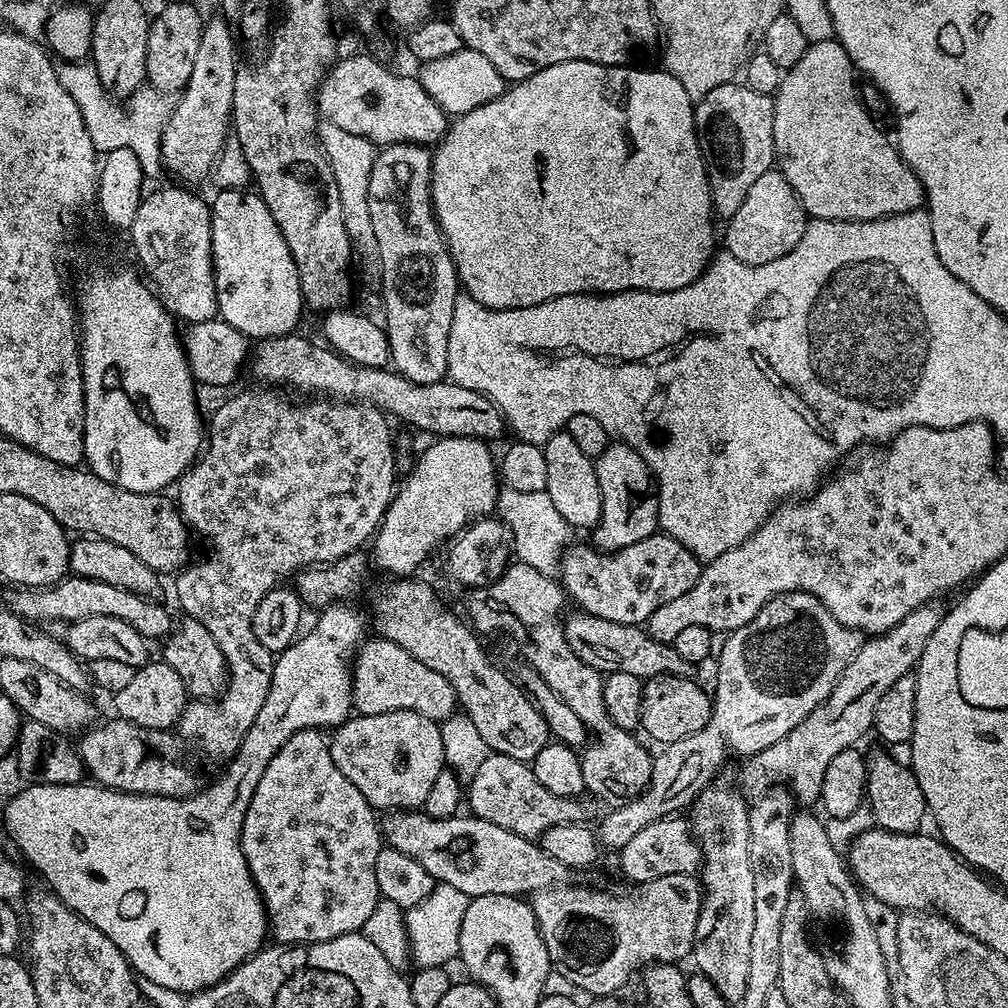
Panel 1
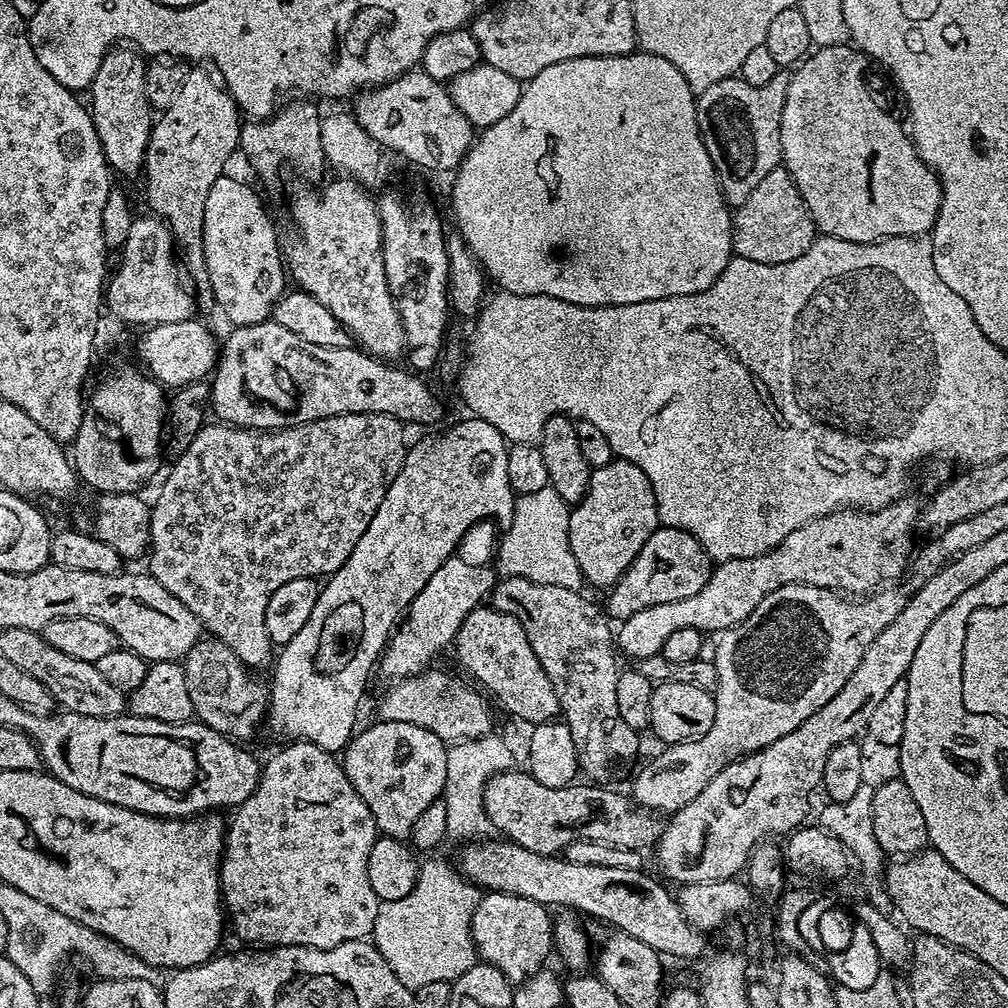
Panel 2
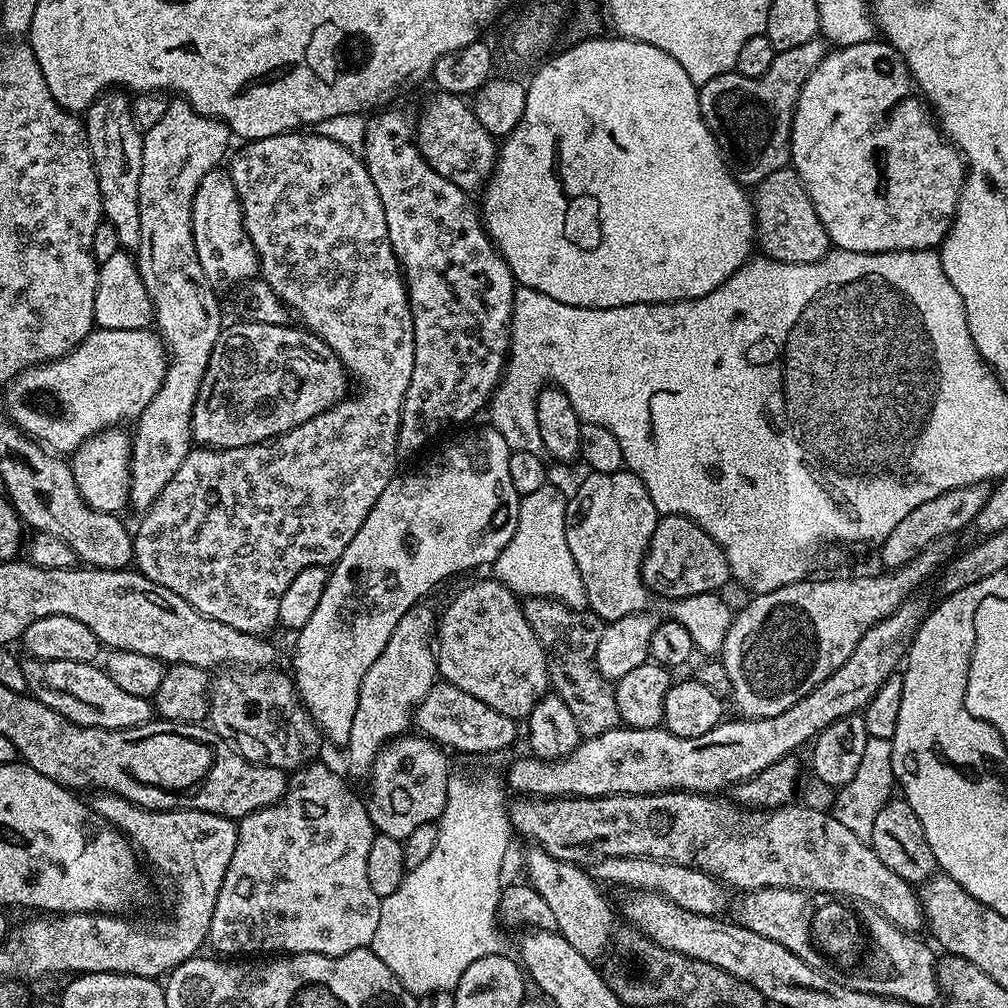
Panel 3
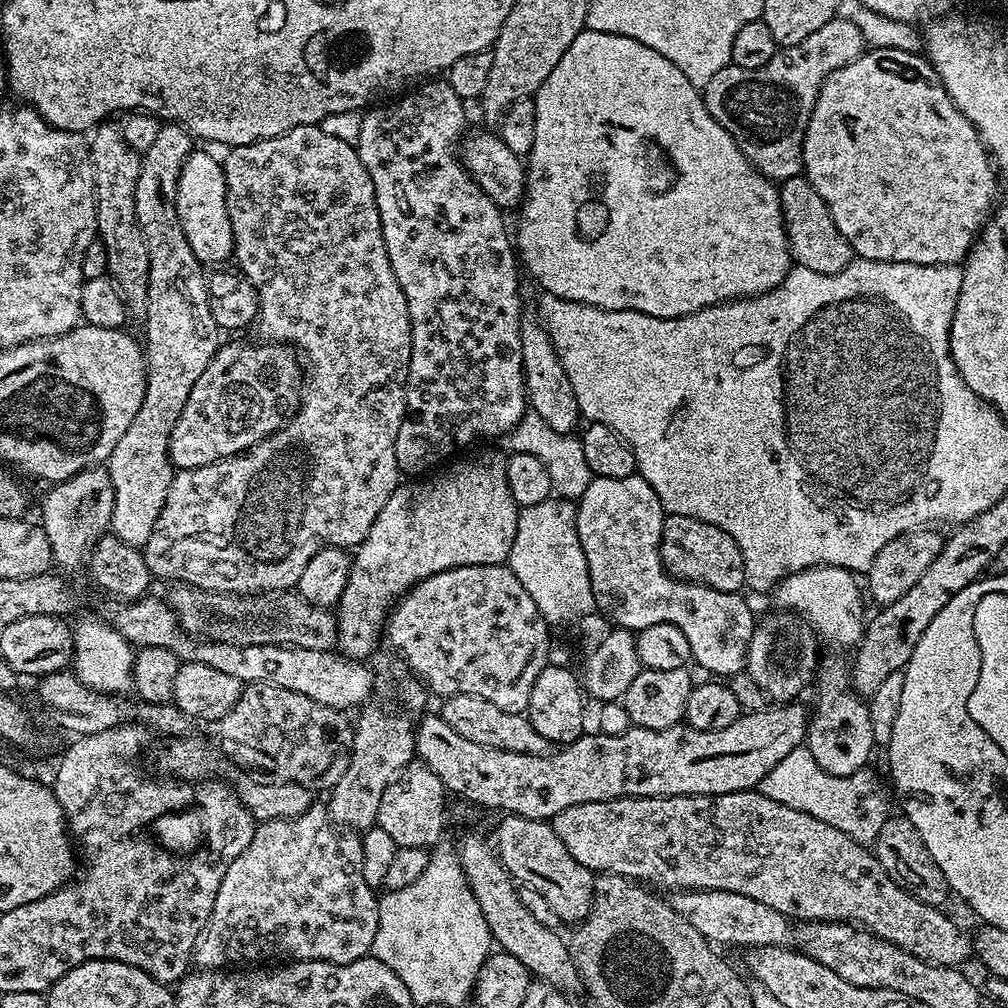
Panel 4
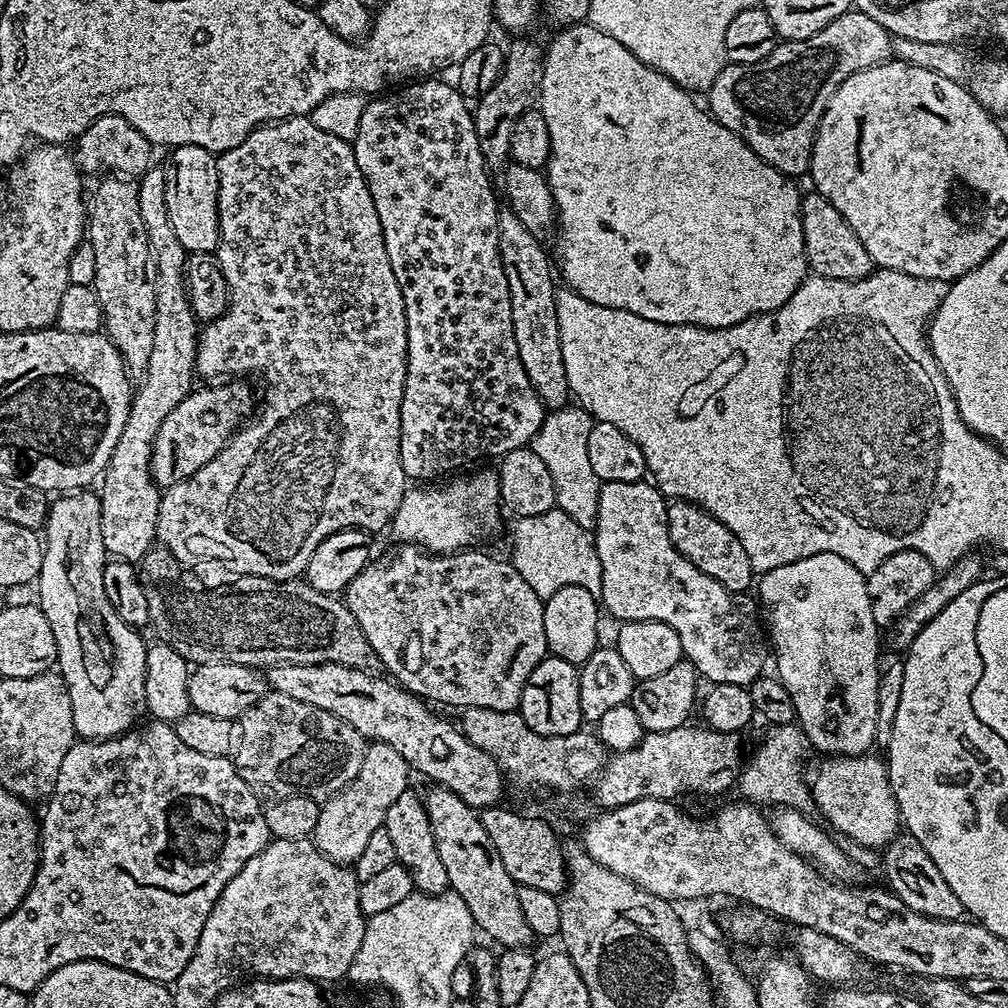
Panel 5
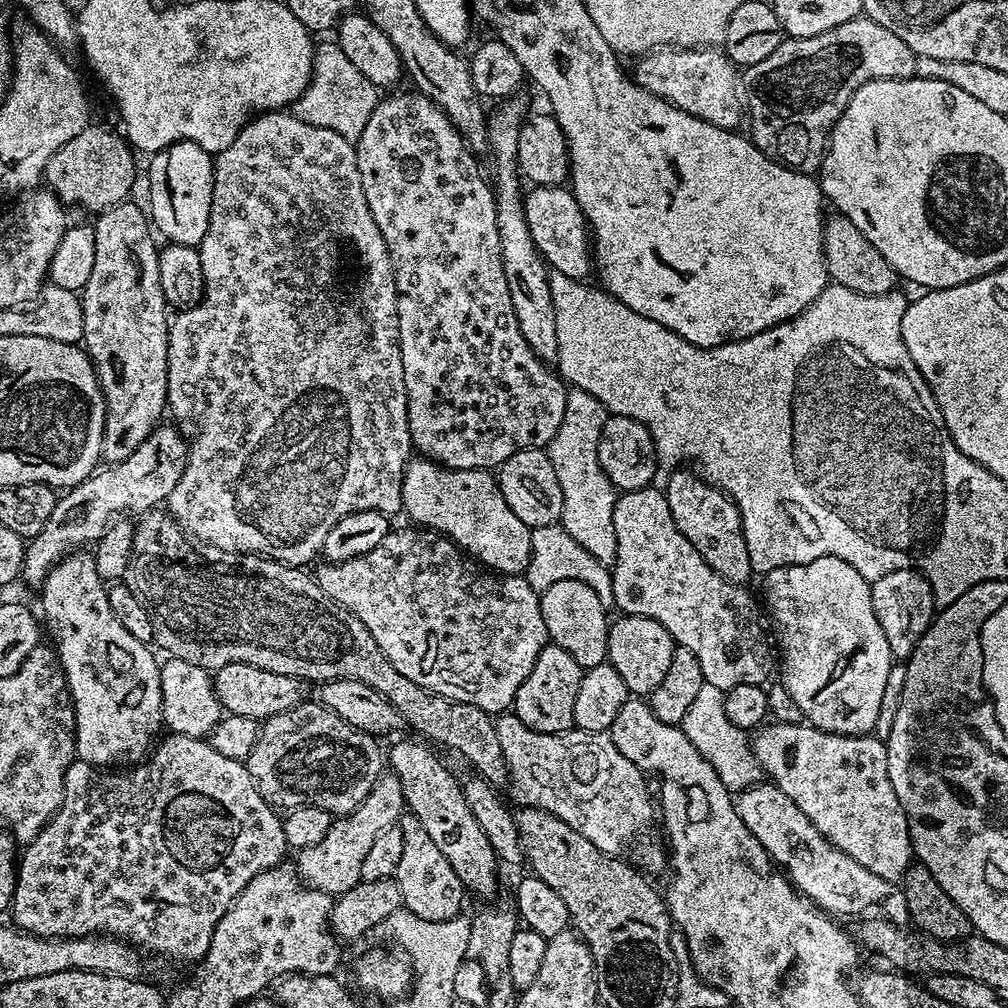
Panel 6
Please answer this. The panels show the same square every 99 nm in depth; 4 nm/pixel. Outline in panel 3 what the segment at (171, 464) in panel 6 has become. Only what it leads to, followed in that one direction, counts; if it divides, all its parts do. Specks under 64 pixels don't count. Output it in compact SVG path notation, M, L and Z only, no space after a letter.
M253 320L235 322L221 331L210 354L192 415L192 439L205 448L241 448L274 440L284 432L310 422L318 414L333 408L349 395L347 368L336 356L331 344L311 331L292 328L291 323L266 326Z

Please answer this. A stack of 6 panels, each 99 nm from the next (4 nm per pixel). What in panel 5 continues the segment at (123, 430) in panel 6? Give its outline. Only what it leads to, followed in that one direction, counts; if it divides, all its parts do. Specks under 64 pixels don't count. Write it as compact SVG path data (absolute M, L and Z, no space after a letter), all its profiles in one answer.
M108 174L103 177L104 180L96 188L96 193L91 193L90 207L87 209L86 216L86 243L94 250L95 269L96 275L95 290L96 300L100 304L100 310L102 313L102 328L106 333L112 345L120 351L120 357L124 359L124 363L128 365L129 369L133 373L143 373L148 365L148 359L150 358L150 350L152 349L152 343L154 342L154 314L156 313L156 263L152 257L152 251L148 245L148 239L146 238L146 226L142 226L142 210L138 210L138 190L140 189L139 183L133 182L131 179L125 178L120 174Z

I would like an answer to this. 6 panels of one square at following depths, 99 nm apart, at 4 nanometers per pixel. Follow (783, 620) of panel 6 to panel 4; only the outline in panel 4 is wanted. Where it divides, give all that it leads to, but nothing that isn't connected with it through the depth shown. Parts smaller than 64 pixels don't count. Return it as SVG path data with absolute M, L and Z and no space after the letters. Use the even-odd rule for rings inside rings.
M821 564L818 568L804 568L780 581L774 589L775 607L802 614L818 633L819 639L836 648L855 649L866 627L864 604L860 601L862 588L856 585L857 577L847 568ZM832 660L818 672L820 697L816 712L811 713L806 746L814 754L814 762L835 776L849 776L869 763L868 755L874 751L868 705L850 690L850 672L840 660Z

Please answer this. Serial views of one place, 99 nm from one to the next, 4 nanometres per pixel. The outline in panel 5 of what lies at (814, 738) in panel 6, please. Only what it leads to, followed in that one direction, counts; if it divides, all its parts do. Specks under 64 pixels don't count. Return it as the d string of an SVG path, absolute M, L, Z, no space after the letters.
M873 754L862 756L834 756L821 759L820 769L816 772L816 777L811 777L810 791L812 794L812 804L820 807L820 812L833 824L831 827L837 833L849 836L853 845L861 848L873 850L883 850L902 828L900 819L900 807L892 793L892 783L888 781L888 765L883 759L880 760Z

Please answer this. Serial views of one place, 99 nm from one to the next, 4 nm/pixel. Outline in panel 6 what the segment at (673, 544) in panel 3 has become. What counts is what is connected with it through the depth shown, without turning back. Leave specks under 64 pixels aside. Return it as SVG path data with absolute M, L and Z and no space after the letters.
M676 470L671 473L666 487L670 514L674 514L674 526L682 530L686 542L706 558L706 562L726 582L747 585L754 576L750 566L750 550L746 550L746 538L742 530L742 518L736 503L692 470Z

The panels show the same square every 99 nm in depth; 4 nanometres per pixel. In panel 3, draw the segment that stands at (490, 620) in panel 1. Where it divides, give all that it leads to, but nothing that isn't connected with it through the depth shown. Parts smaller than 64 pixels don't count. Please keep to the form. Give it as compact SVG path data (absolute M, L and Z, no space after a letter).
M529 596L523 601L523 605L526 622L530 622L534 634L538 634L538 642L542 642L548 659L548 682L551 691L561 696L566 706L570 706L570 714L574 714L574 722L578 722L581 737L597 736L617 727L620 724L620 715L618 714L616 689L613 681L607 680L596 665L598 642L602 642L605 621L595 616L590 610L571 608L557 600L547 600L545 596Z

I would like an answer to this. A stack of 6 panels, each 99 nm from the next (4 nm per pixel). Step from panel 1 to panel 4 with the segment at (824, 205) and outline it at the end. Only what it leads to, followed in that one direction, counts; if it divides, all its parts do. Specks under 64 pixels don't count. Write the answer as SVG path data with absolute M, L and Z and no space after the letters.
M869 47L854 62L834 70L824 80L822 90L814 102L814 110L810 114L810 122L804 131L804 170L803 175L822 194L822 202L830 210L830 218L834 218L834 226L842 230L842 238L850 242L853 253L862 260L878 262L914 262L915 264L960 264L972 249L981 228L984 227L993 211L996 200L997 169L984 143L980 141L975 126L958 110L958 106L946 94L940 84L938 74L932 69L923 55L897 48Z

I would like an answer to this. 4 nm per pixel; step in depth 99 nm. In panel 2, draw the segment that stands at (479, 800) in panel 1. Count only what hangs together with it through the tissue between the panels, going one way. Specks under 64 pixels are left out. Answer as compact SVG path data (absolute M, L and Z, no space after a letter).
M527 770L516 771L499 772L488 779L484 787L484 809L493 829L503 839L511 840L513 844L526 850L534 850L534 854L554 856L563 853L564 848L575 840L593 840L613 844L619 848L644 850L647 849L647 844L648 847L655 845L660 839L661 821L656 821L659 819L649 809L637 806L625 793L624 797L620 792L611 792L610 789L600 788L604 786L597 786L592 782L573 782L561 788L542 786L542 782L535 780Z

